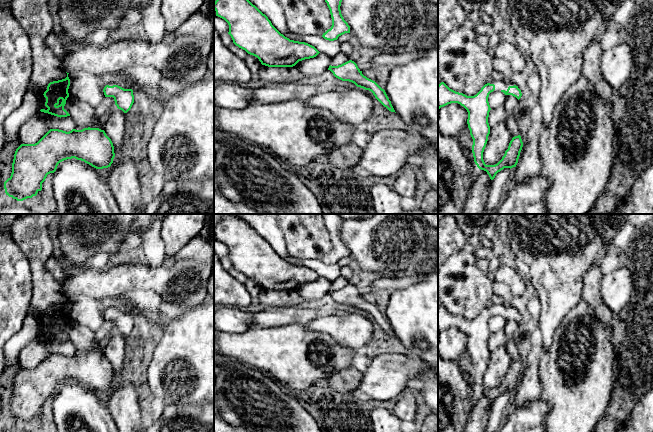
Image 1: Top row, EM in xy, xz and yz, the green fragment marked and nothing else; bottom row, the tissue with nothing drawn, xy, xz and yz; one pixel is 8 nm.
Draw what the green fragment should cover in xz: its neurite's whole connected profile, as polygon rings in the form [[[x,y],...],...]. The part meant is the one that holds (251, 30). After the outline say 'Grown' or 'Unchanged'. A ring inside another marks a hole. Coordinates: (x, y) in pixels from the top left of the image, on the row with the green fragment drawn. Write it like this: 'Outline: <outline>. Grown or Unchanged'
Outline: [[[216,0],[214,2],[216,16],[224,19],[229,25],[228,34],[233,43],[248,54],[259,59],[268,67],[293,67],[299,61],[316,57],[320,52],[312,45],[290,40],[281,34],[249,0]]]. Unchanged

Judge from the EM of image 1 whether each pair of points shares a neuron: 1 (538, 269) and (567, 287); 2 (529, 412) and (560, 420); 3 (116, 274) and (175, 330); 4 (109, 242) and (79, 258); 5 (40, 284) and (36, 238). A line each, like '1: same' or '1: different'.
1: same
2: different
3: different
4: same
5: same

